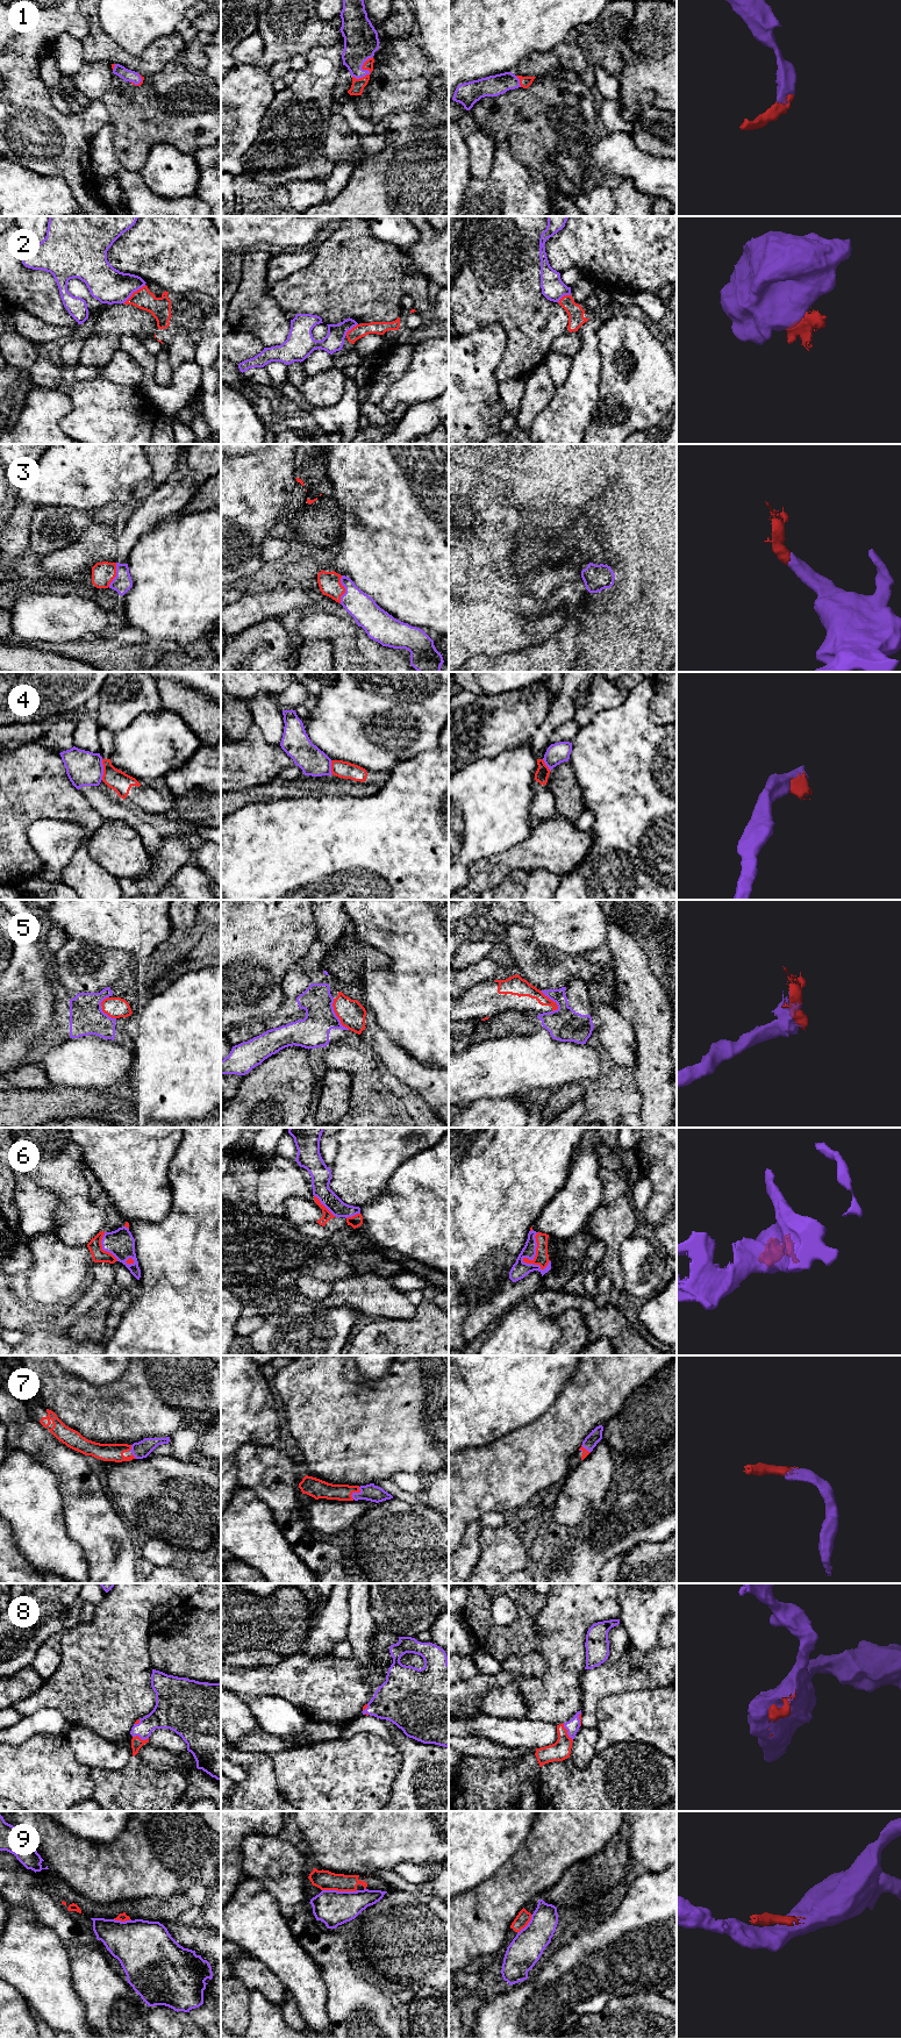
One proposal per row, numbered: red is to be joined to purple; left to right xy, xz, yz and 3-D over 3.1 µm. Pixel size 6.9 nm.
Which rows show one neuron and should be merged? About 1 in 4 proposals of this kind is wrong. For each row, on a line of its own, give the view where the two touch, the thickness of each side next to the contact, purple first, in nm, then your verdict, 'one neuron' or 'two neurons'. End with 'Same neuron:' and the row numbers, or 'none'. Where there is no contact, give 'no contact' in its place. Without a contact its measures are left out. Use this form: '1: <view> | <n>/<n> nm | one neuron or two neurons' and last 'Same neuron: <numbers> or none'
1: xz | 240/90 nm | one neuron
2: xy | 240/140 nm | one neuron
3: xz | 190/160 nm | one neuron
4: xy | 240/140 nm | two neurons
5: xz | 220/190 nm | two neurons
6: yz | 110/100 nm | one neuron
7: xz | 120/130 nm | one neuron
8: yz | 90/140 nm | one neuron
9: xz | 240/140 nm | two neurons
Same neuron: 1, 2, 3, 6, 7, 8

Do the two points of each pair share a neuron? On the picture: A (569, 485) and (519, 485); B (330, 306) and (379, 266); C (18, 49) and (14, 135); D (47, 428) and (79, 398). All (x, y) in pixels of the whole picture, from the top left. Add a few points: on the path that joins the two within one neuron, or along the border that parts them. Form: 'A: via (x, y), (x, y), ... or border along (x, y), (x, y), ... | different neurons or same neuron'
A: border along (551, 481), (558, 492), (558, 503), (565, 510) | different neurons
B: via (342, 294), (358, 278), (367, 278) | same neuron
C: via (18, 70), (18, 114) | same neuron
D: border along (69, 394), (72, 409), (59, 422), (62, 430) | different neurons

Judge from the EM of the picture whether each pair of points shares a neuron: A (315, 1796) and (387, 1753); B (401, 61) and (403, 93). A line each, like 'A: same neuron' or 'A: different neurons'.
A: same neuron
B: same neuron

